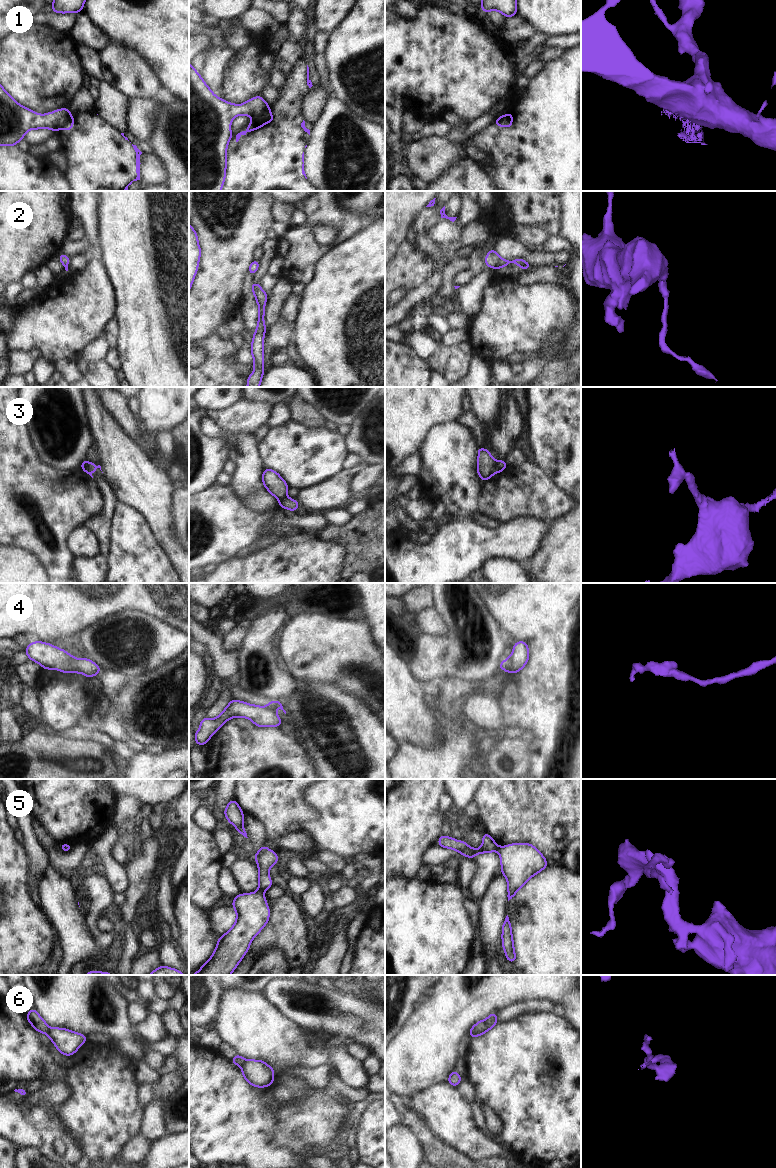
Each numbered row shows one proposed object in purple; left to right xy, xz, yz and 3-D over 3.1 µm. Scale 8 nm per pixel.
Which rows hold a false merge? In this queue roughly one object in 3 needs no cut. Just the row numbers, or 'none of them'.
1, 3, 4, 5, 6

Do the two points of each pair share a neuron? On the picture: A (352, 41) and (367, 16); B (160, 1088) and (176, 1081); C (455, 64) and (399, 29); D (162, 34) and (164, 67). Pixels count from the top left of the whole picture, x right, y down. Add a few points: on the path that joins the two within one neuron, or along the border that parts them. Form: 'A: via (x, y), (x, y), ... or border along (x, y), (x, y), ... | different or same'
A: via (358, 35), (367, 26), (367, 22) | same
B: via (164, 1087), (172, 1082) | same
C: via (441, 62), (433, 62), (413, 42) | same
D: via (164, 42), (164, 59) | same

